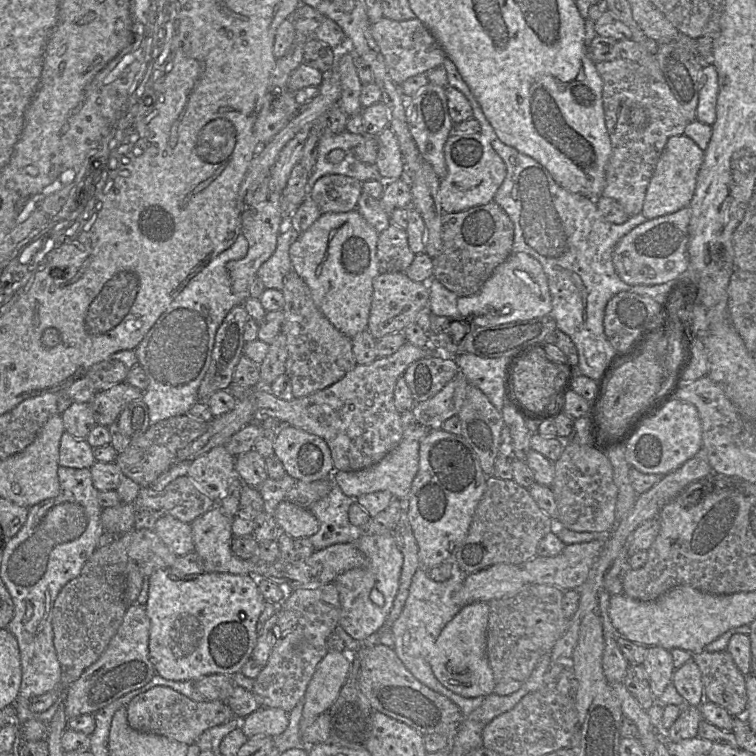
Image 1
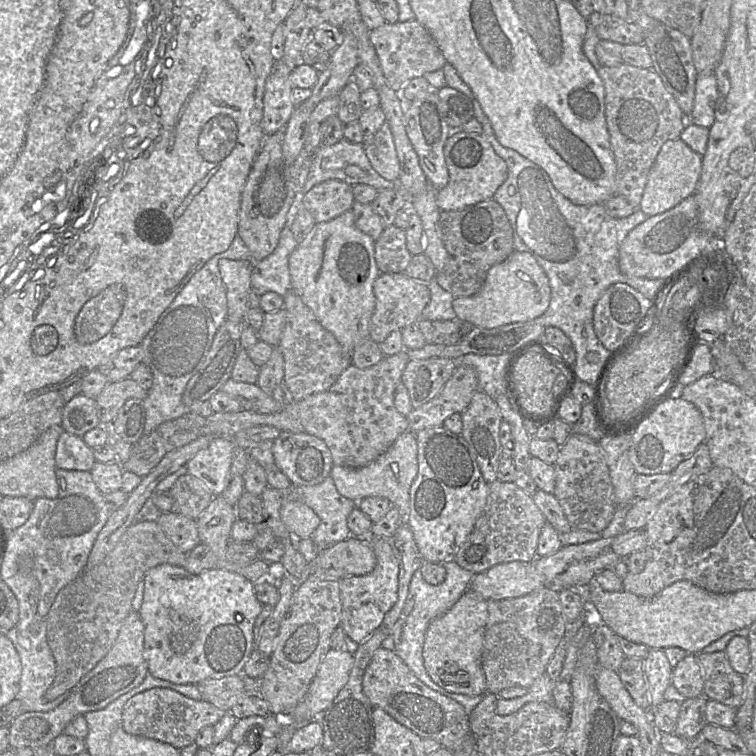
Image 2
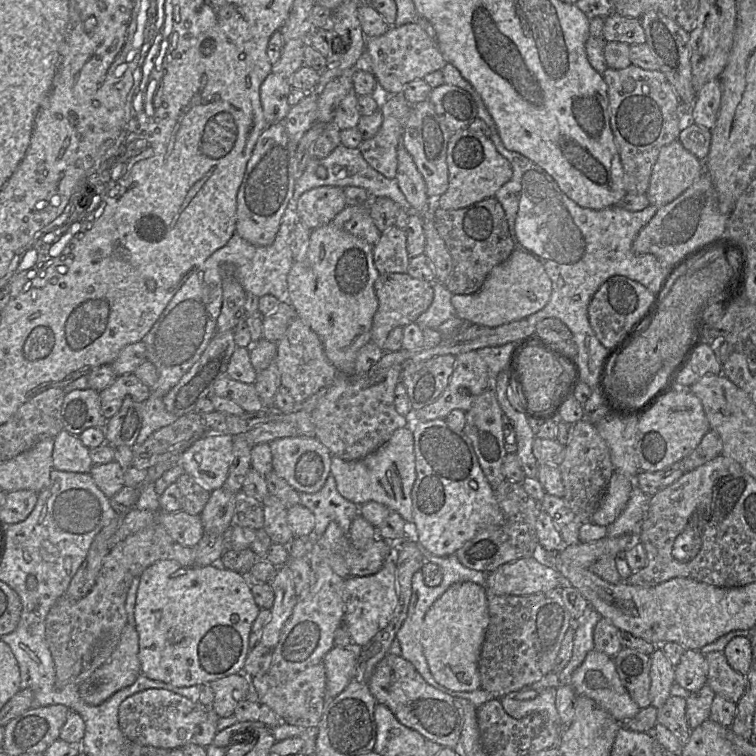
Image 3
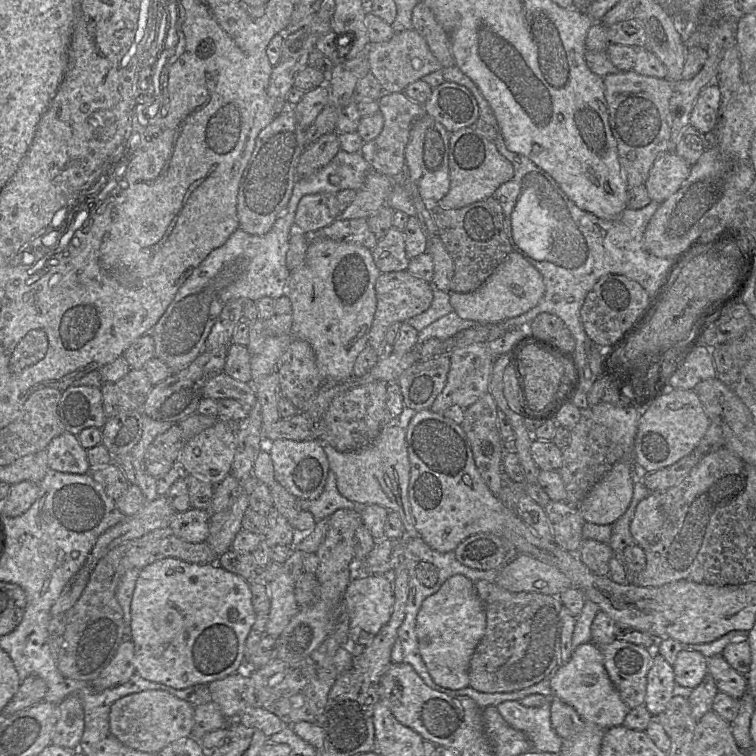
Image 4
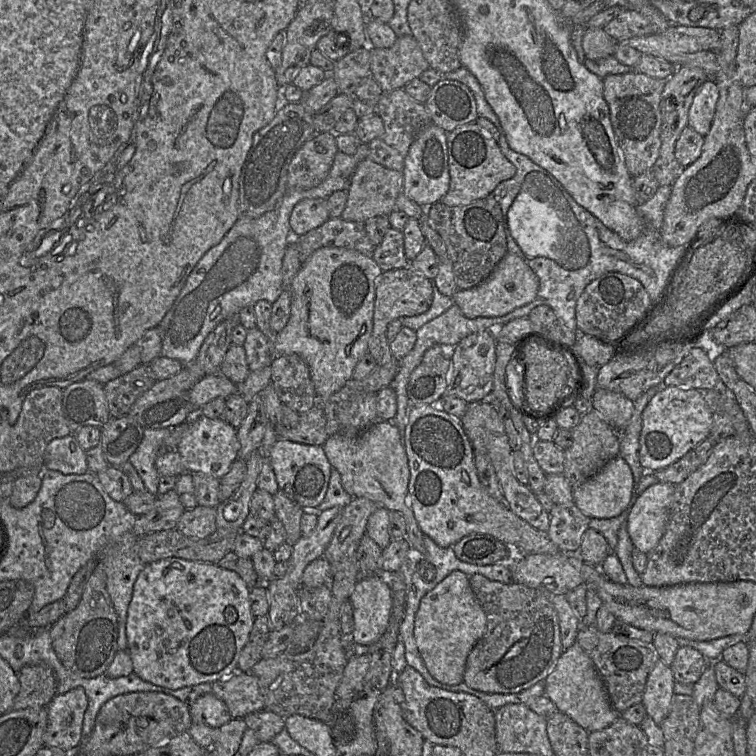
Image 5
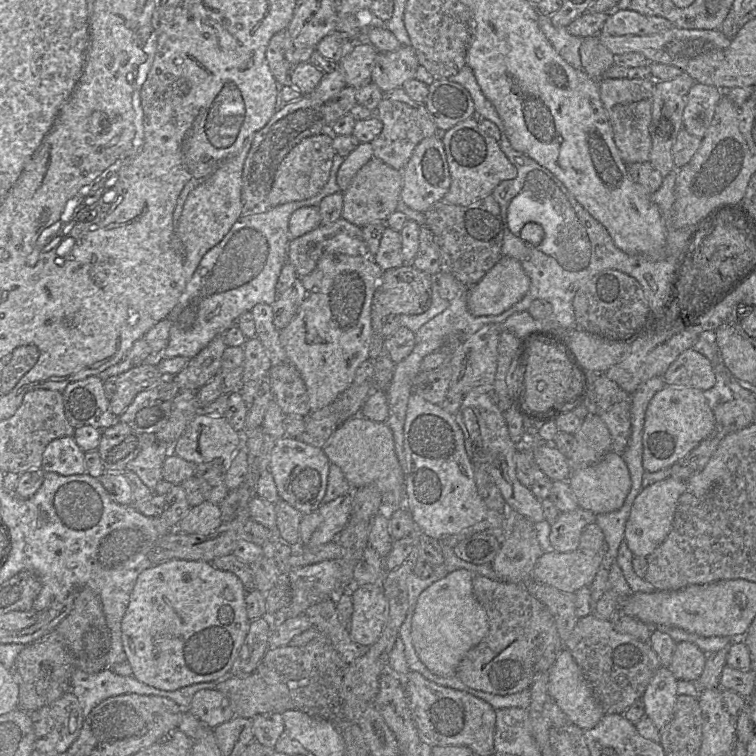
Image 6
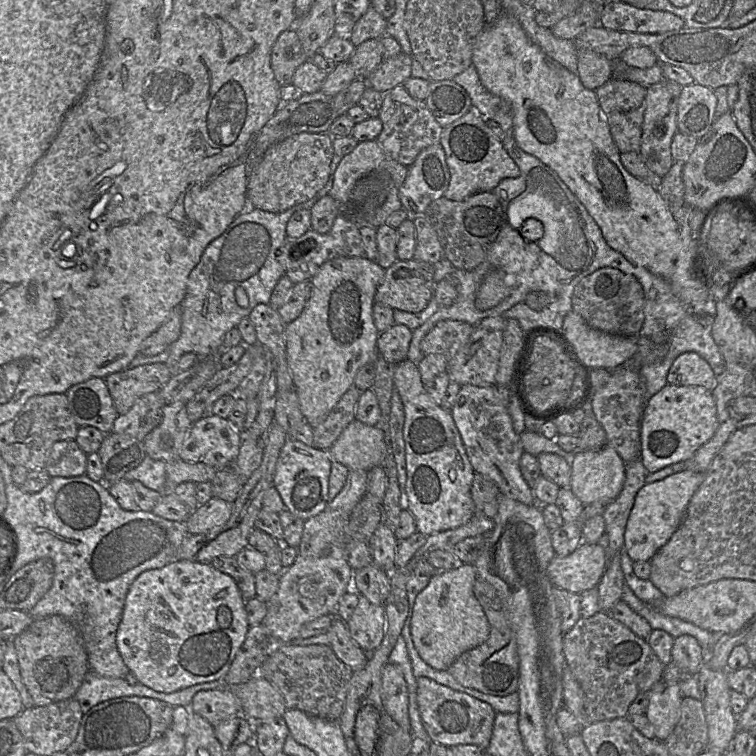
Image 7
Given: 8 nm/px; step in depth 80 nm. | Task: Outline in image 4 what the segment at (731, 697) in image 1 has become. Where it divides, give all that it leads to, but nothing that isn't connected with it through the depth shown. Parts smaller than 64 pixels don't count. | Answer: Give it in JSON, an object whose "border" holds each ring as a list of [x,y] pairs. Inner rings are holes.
{"border":[[[722,655],[707,658],[707,660],[708,673],[714,679],[718,691],[740,700],[747,691],[746,676],[731,667]]]}

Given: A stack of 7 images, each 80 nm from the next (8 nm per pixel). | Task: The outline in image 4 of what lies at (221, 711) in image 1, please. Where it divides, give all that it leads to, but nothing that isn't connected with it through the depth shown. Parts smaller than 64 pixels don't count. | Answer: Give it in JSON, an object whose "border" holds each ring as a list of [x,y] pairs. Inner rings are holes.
{"border":[[[145,690],[129,694],[110,709],[111,733],[124,745],[137,751],[158,754],[169,744],[191,736],[195,707],[166,691]]]}

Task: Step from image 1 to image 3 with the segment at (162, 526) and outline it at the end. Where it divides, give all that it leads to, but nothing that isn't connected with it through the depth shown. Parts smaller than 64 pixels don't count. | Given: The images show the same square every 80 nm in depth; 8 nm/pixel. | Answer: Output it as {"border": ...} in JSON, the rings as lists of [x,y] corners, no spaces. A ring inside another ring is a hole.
{"border":[[[182,510],[172,513],[160,512],[158,523],[183,546],[196,546],[205,533],[200,516],[191,515]]]}

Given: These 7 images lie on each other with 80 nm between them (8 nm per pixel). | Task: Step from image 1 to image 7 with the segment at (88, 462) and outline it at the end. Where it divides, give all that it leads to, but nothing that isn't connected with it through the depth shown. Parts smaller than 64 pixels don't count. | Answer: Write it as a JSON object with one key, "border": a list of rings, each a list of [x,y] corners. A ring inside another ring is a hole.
{"border":[[[75,440],[55,442],[46,460],[44,469],[51,477],[76,477],[86,474],[87,454]]]}

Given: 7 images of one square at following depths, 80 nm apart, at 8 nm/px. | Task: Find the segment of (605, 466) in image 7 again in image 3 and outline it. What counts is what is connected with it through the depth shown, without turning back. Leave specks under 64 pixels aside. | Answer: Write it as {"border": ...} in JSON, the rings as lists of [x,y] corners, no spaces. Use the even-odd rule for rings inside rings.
{"border":[[[614,472],[592,516],[592,523],[605,527],[613,523],[626,507],[633,483],[622,474]]]}

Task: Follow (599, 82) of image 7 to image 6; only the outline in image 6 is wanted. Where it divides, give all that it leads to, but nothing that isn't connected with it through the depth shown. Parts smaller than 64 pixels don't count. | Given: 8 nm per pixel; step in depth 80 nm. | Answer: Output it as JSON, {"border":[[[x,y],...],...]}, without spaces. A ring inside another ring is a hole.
{"border":[[[597,35],[583,39],[580,46],[582,71],[599,82],[606,70],[615,63],[614,55],[603,46]]]}

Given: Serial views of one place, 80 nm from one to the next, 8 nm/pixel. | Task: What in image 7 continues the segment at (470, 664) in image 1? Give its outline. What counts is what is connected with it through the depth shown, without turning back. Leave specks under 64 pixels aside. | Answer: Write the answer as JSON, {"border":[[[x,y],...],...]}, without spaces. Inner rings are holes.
{"border":[[[473,565],[438,571],[417,594],[410,623],[411,638],[421,659],[436,670],[448,670],[464,652],[482,644],[489,636],[489,623],[474,595],[477,572]]]}

